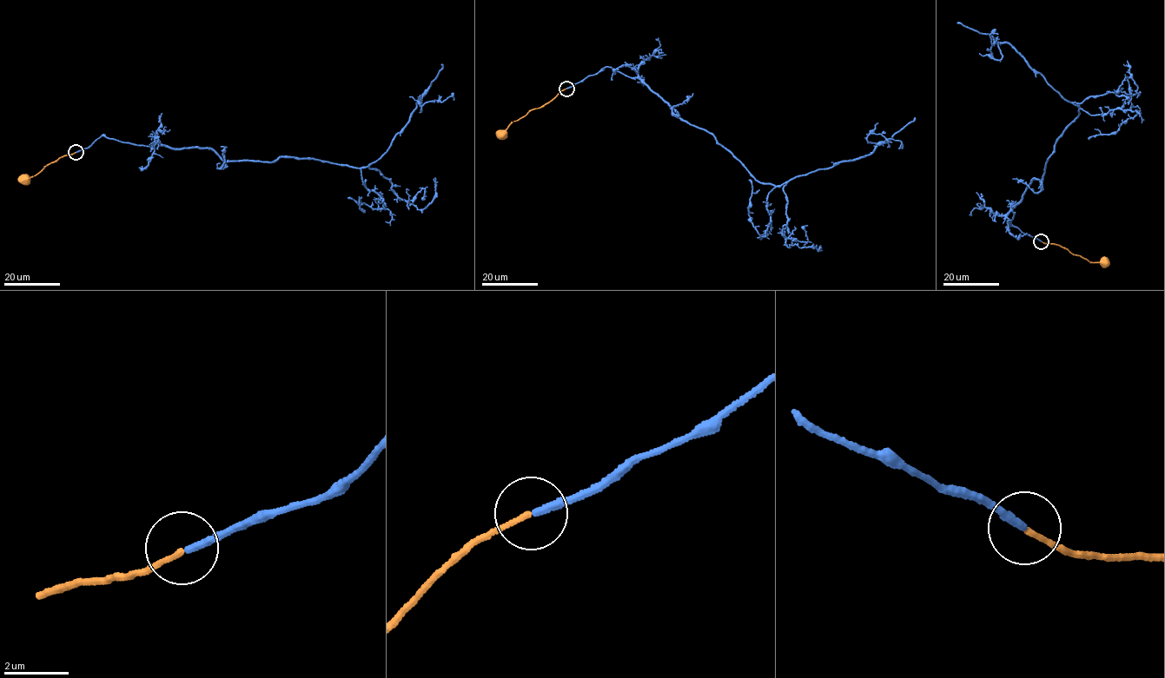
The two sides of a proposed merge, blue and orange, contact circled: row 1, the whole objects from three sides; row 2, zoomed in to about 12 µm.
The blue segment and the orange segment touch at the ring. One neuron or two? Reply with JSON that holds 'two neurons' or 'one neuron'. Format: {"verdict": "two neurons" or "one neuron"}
{"verdict": "one neuron"}

